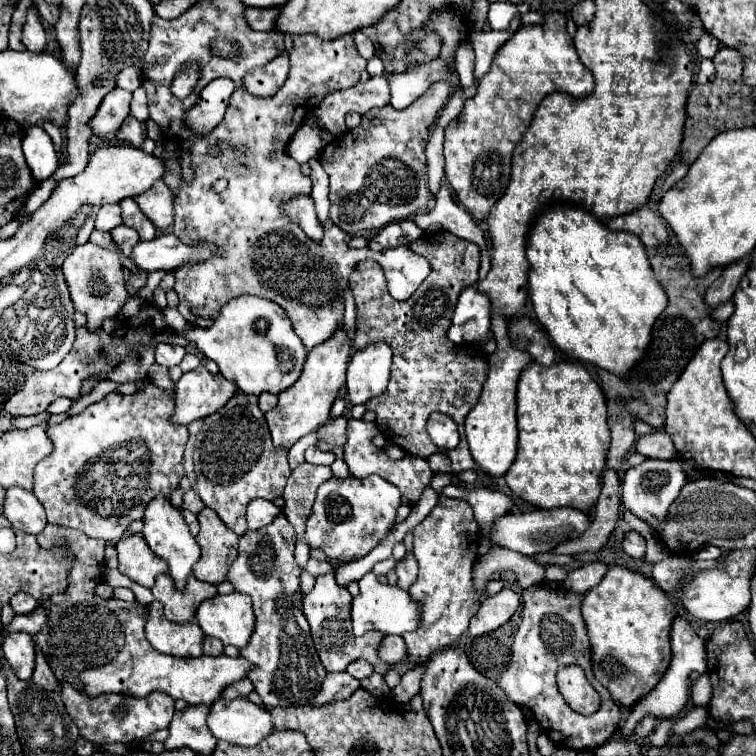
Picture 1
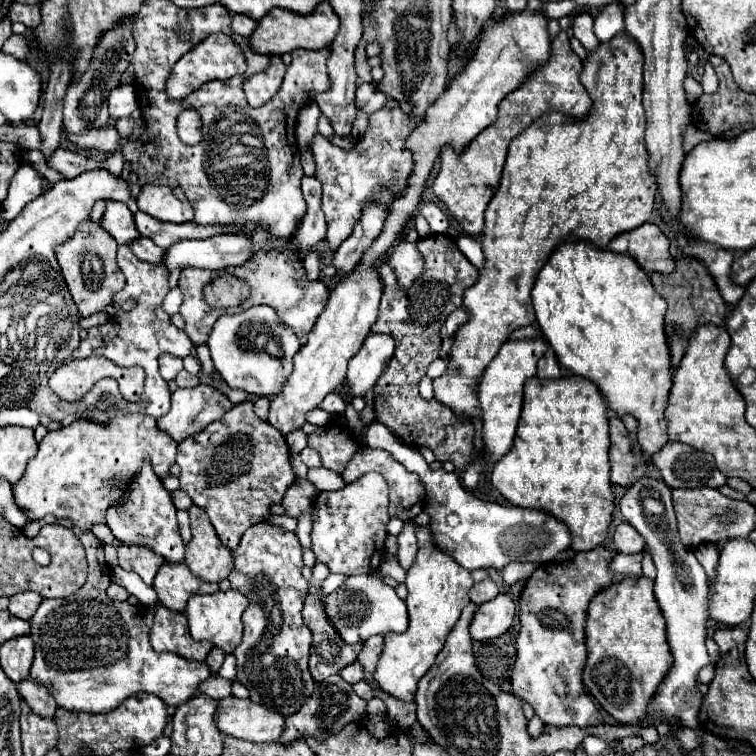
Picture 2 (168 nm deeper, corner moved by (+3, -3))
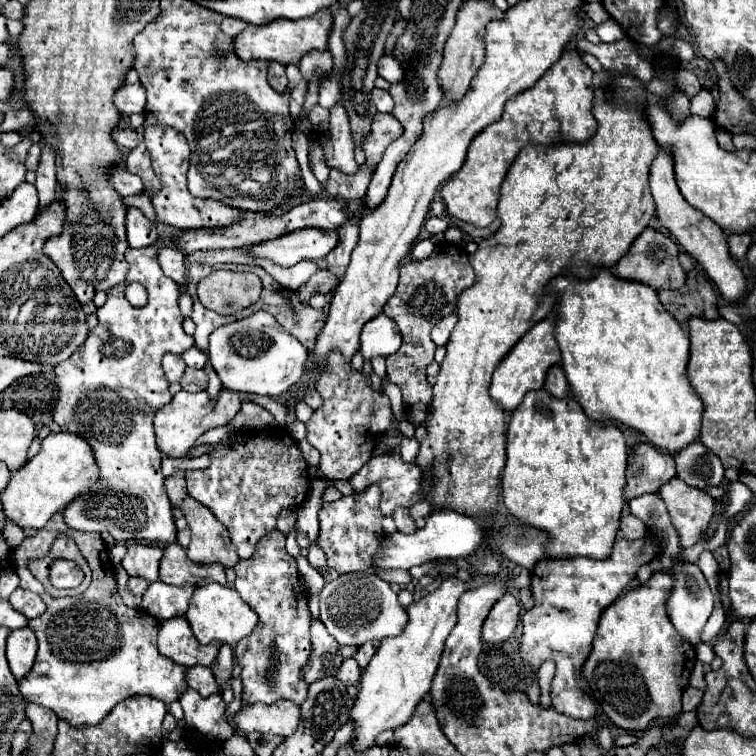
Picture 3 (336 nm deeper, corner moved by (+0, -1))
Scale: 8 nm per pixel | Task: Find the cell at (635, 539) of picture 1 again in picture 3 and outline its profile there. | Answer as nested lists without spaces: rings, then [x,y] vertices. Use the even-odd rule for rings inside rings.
[[[624,515],[620,521],[620,531],[626,539],[636,541],[636,539],[644,539],[646,537],[646,527],[640,519],[636,519],[634,515]]]

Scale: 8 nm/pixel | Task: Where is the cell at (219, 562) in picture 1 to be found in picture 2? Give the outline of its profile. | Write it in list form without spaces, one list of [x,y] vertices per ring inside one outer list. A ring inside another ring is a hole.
[[[197,505],[189,507],[193,539],[185,547],[187,567],[203,581],[219,583],[227,579],[233,569],[233,557],[227,547],[219,541],[209,517]]]

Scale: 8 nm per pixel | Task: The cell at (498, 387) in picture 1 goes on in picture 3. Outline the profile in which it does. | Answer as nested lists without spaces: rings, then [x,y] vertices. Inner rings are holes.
[[[550,315],[550,317],[542,319],[540,323],[536,323],[510,349],[510,353],[498,363],[498,367],[494,369],[494,375],[492,375],[492,383],[490,383],[490,397],[494,401],[498,401],[506,413],[514,413],[528,391],[544,385],[546,369],[556,363],[560,363],[560,349],[554,339],[554,315]]]

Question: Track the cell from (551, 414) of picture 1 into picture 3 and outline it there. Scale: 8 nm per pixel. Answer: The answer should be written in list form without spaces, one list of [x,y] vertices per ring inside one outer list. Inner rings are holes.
[[[538,389],[526,393],[522,405],[512,413],[506,435],[506,467],[502,471],[502,499],[508,511],[528,525],[548,533],[548,557],[592,557],[606,559],[616,541],[620,513],[624,507],[622,487],[628,459],[624,435],[610,421],[592,421],[572,397],[556,399]]]

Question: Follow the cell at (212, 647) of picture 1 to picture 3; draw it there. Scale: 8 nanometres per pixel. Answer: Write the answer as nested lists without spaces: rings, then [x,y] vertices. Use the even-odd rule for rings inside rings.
[[[222,645],[218,657],[212,661],[210,669],[216,677],[216,681],[220,681],[220,687],[224,687],[224,683],[232,677],[232,665],[234,665],[234,653],[230,645]]]

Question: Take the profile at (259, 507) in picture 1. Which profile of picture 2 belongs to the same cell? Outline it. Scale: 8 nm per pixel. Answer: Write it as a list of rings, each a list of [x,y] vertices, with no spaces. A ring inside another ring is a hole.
[[[269,515],[267,521],[271,521],[272,525],[283,527],[283,529],[287,529],[287,531],[295,531],[295,529],[297,529],[297,521],[295,521],[293,517],[289,517],[289,515],[283,515],[283,517]]]

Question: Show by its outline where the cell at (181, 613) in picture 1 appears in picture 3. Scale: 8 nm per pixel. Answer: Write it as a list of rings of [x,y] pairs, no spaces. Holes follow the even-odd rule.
[[[170,543],[164,549],[164,557],[160,563],[160,581],[168,585],[192,585],[202,587],[208,583],[220,583],[226,585],[224,567],[212,565],[212,567],[200,567],[198,563],[192,563],[186,557],[186,551],[178,543]]]

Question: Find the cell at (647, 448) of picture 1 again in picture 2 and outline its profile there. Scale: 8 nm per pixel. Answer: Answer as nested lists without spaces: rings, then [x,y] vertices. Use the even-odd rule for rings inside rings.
[[[587,241],[563,243],[539,271],[531,297],[537,325],[559,357],[559,363],[573,371],[573,375],[595,383],[617,415],[631,415],[637,419],[639,445],[647,455],[663,449],[669,441],[665,407],[673,387],[673,369],[663,325],[667,303],[655,293],[647,273],[629,255],[601,251]]]

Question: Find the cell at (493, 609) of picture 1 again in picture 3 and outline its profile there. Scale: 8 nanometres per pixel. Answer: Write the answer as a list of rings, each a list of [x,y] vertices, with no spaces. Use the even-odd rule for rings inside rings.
[[[506,591],[506,595],[502,595],[500,601],[496,601],[496,605],[490,609],[482,625],[482,639],[486,643],[500,643],[510,639],[518,623],[518,615],[520,615],[518,599],[510,591]]]

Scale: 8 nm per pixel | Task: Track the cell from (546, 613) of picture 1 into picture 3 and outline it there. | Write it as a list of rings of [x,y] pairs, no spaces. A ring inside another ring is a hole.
[[[654,537],[640,539],[636,543],[620,539],[612,547],[608,559],[542,559],[532,569],[532,597],[534,607],[522,615],[522,641],[520,655],[536,671],[542,661],[556,663],[556,675],[552,679],[552,707],[558,713],[564,713],[574,719],[594,719],[597,706],[592,698],[582,690],[582,665],[592,651],[592,639],[596,625],[604,607],[618,599],[622,589],[630,583],[636,573],[636,567],[648,563],[660,555],[658,541]]]

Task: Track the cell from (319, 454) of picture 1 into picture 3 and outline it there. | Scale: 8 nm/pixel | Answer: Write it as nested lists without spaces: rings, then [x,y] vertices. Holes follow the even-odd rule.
[[[304,439],[304,441],[300,441],[298,443],[298,447],[300,447],[300,451],[302,451],[302,455],[304,455],[304,459],[306,459],[306,463],[308,465],[312,465],[312,467],[316,467],[318,465],[318,459],[320,459],[320,453]]]

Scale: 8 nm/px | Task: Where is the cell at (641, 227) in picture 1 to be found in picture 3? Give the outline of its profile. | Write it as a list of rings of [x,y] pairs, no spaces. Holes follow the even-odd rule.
[[[648,227],[634,239],[634,243],[626,251],[626,255],[622,255],[624,259],[620,259],[614,265],[614,273],[622,279],[642,281],[654,289],[674,289],[674,287],[684,285],[684,279],[686,279],[686,273],[678,263],[678,253],[680,253],[678,245],[668,235]]]

